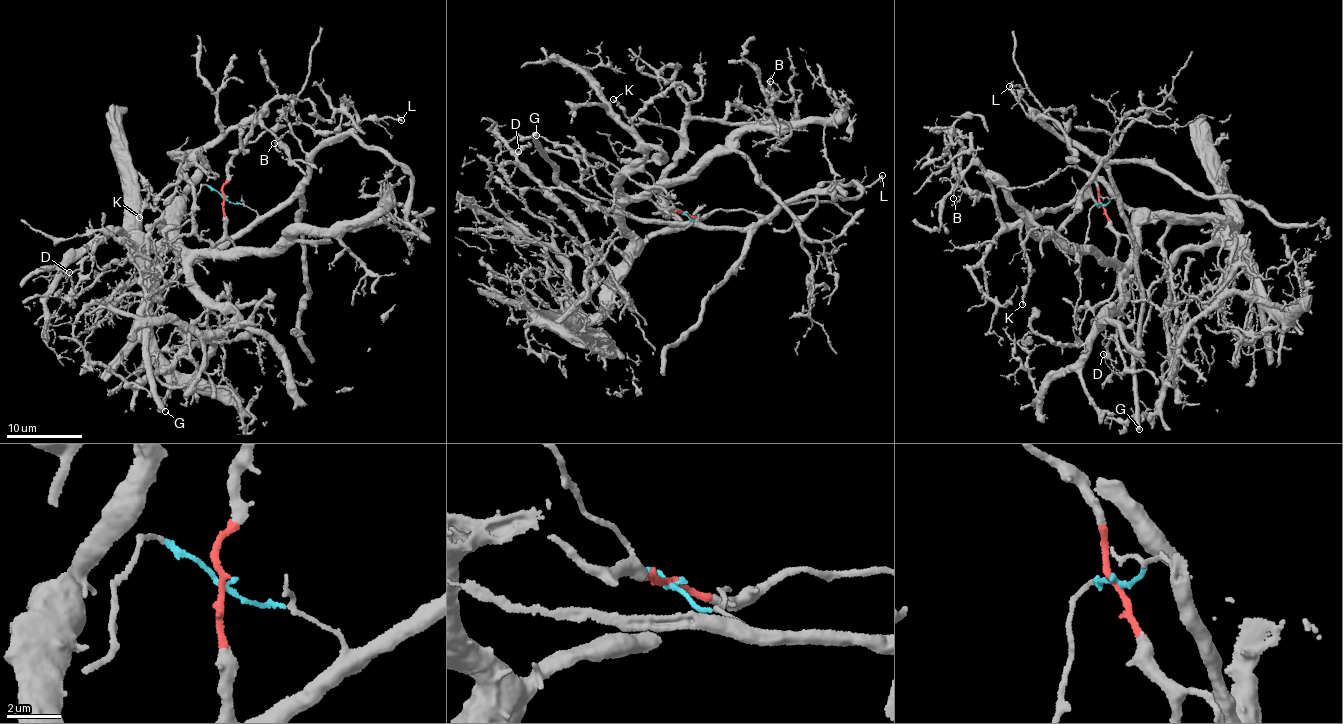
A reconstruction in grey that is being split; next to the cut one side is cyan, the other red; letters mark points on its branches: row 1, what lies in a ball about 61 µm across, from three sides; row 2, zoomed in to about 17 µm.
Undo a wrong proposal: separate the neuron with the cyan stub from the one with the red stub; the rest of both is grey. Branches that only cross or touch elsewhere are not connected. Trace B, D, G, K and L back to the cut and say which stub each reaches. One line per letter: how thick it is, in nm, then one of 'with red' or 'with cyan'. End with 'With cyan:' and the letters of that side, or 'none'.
B: 100 nm | with red
D: 130 nm | with red
G: 440 nm | with cyan
K: 180 nm | with red
L: 240 nm | with cyan
With cyan: G, L

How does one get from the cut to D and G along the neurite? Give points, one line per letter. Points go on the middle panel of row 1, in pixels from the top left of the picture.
D: (683, 213), (630, 202), (627, 270), (597, 312), (584, 315), (553, 233), (499, 167), (500, 154), (518, 151)
G: (683, 213), (703, 224), (632, 218), (597, 208), (559, 180), (531, 136), (537, 135)

